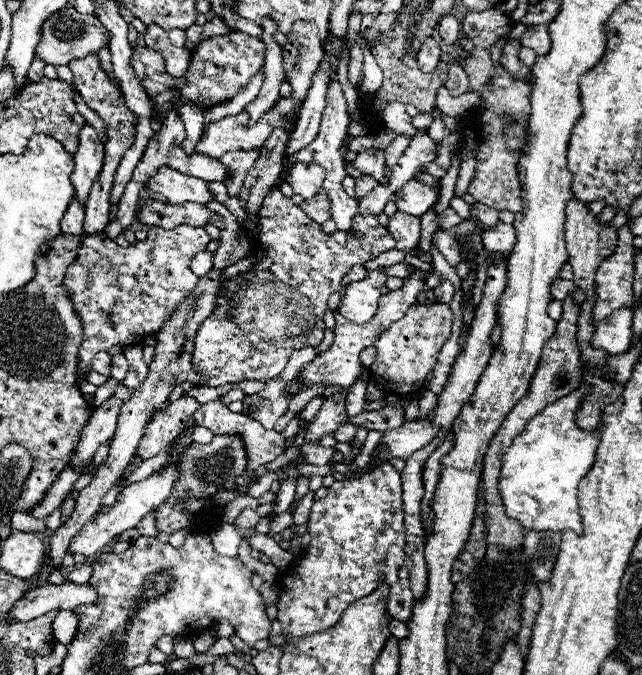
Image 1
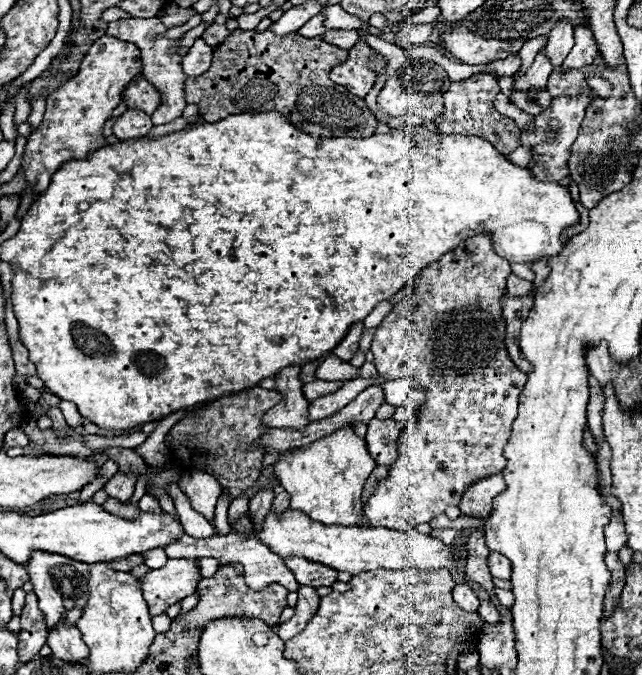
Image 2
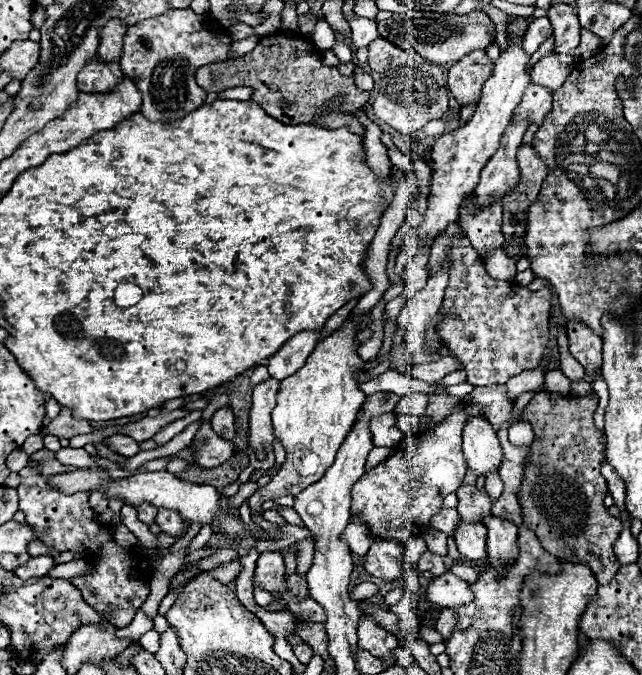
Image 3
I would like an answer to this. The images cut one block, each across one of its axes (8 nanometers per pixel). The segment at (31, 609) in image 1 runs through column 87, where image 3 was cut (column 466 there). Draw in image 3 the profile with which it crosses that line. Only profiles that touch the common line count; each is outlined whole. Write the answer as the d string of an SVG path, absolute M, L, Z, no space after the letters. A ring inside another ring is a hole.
M446 572L428 584L426 598L442 608L454 608L472 602L474 594L464 580L460 580L452 572Z

